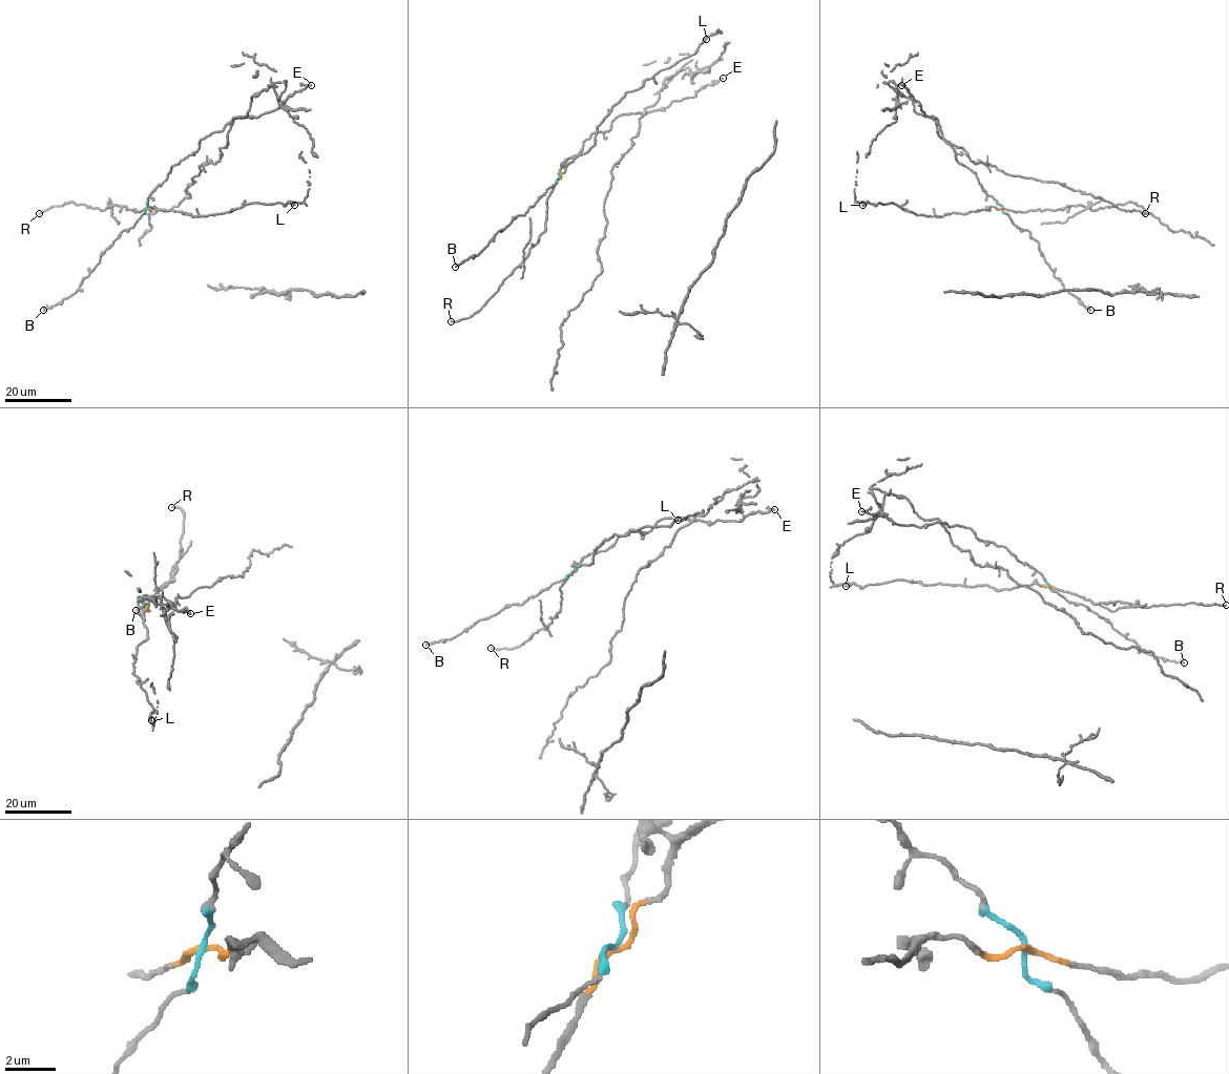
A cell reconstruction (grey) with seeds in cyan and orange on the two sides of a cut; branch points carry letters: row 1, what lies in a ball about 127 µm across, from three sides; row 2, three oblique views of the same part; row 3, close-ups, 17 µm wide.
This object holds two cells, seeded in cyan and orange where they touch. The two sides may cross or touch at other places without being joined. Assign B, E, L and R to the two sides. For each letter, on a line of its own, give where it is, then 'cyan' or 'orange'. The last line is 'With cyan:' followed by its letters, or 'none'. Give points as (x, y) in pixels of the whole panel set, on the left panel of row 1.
B: at (43, 310); cyan
E: at (311, 85); cyan
L: at (294, 205); orange
R: at (39, 213); orange
With cyan: B, E

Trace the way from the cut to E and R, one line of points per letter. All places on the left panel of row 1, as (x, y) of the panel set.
E: (146, 208), (148, 195), (171, 167), (195, 151), (206, 137), (222, 131), (235, 119), (276, 109), (311, 84)
R: (146, 208), (136, 212), (116, 205), (100, 210), (68, 202), (39, 213)

